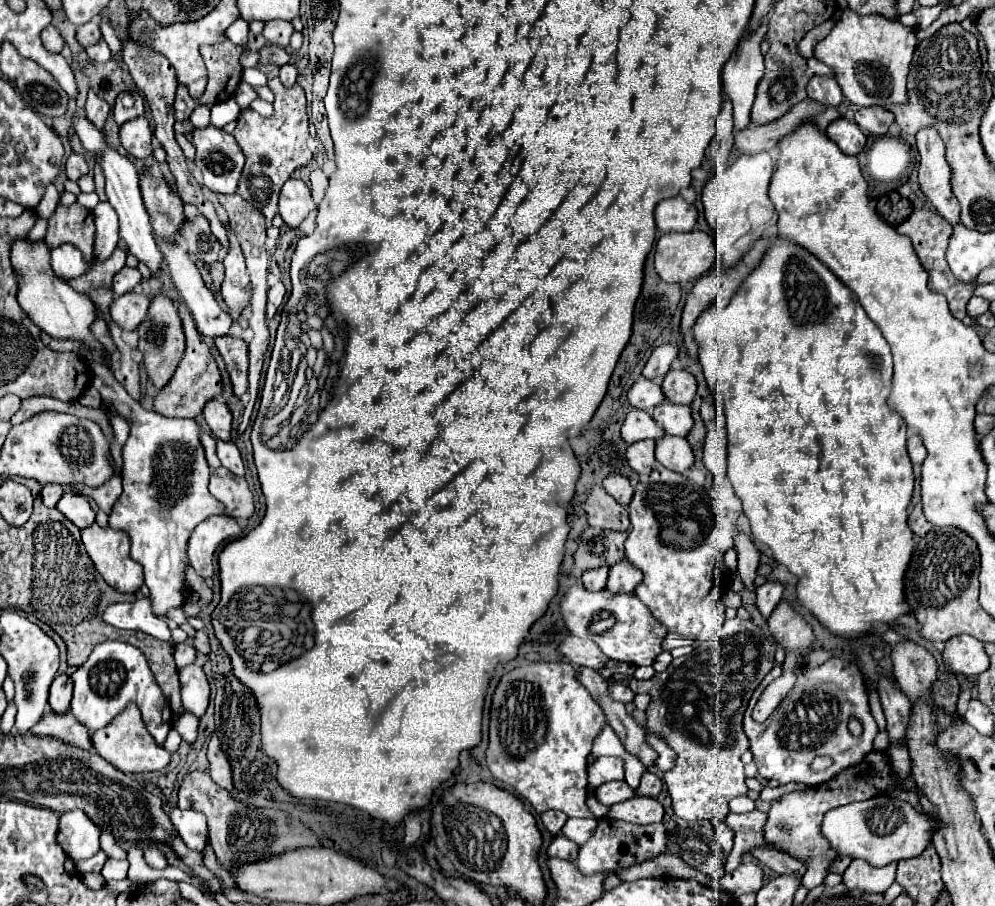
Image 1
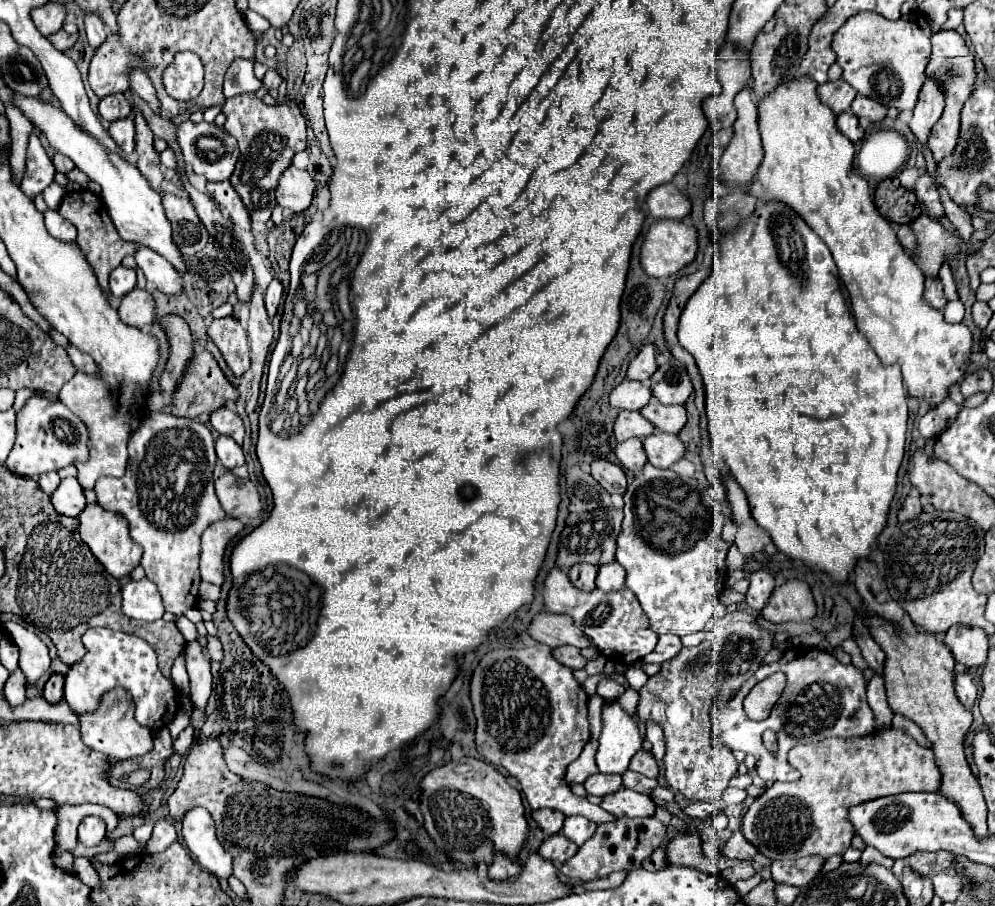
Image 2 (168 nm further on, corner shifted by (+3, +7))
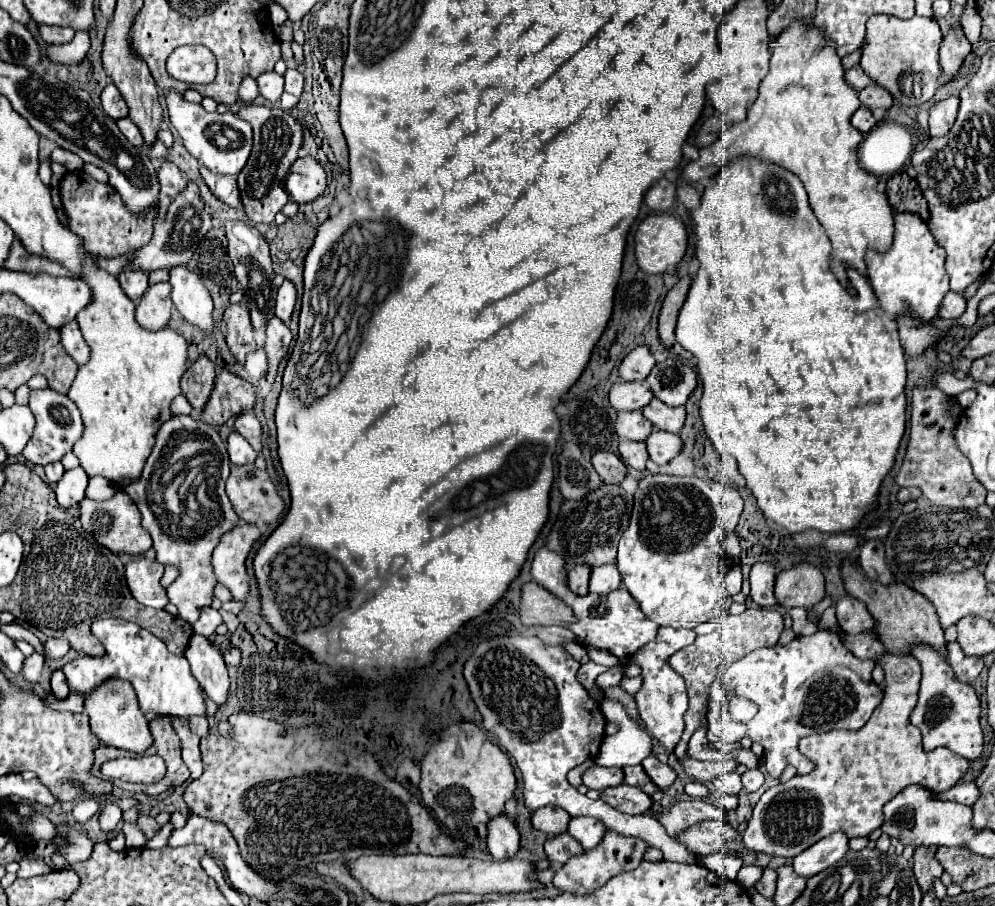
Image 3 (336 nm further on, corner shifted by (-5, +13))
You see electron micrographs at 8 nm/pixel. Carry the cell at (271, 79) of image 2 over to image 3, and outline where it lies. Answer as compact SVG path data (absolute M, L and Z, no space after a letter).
M268 72L268 74L262 74L258 78L258 88L260 88L260 94L268 100L268 102L278 102L282 90L284 90L284 76L278 74L278 72Z

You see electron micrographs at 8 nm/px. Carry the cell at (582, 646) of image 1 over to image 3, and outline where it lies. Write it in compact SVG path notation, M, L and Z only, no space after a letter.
M528 582L522 588L520 620L524 626L568 626L576 622L572 608L560 598L552 596L536 582Z

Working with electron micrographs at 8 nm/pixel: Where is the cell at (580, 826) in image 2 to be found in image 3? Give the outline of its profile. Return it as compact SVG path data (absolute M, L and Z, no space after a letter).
M576 816L570 820L568 826L568 834L574 836L584 850L592 850L602 840L604 832L606 832L604 824L590 816Z

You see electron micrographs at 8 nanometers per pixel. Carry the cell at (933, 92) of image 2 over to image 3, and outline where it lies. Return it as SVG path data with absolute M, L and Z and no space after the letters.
M954 28L948 36L944 36L944 40L940 44L942 74L948 76L950 80L956 78L956 74L960 72L960 68L966 60L966 54L970 54L970 50L972 50L972 46L960 28Z

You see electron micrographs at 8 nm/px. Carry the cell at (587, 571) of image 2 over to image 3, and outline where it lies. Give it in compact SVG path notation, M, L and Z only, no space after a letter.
M578 564L578 566L570 568L570 572L568 572L568 586L572 588L572 592L576 592L580 596L588 594L590 572L592 572L592 566L588 566L588 564Z

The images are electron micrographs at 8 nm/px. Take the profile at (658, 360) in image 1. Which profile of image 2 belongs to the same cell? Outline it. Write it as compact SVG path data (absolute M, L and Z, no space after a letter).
M654 344L642 346L636 358L630 360L626 378L628 380L648 380L656 372L656 348Z

